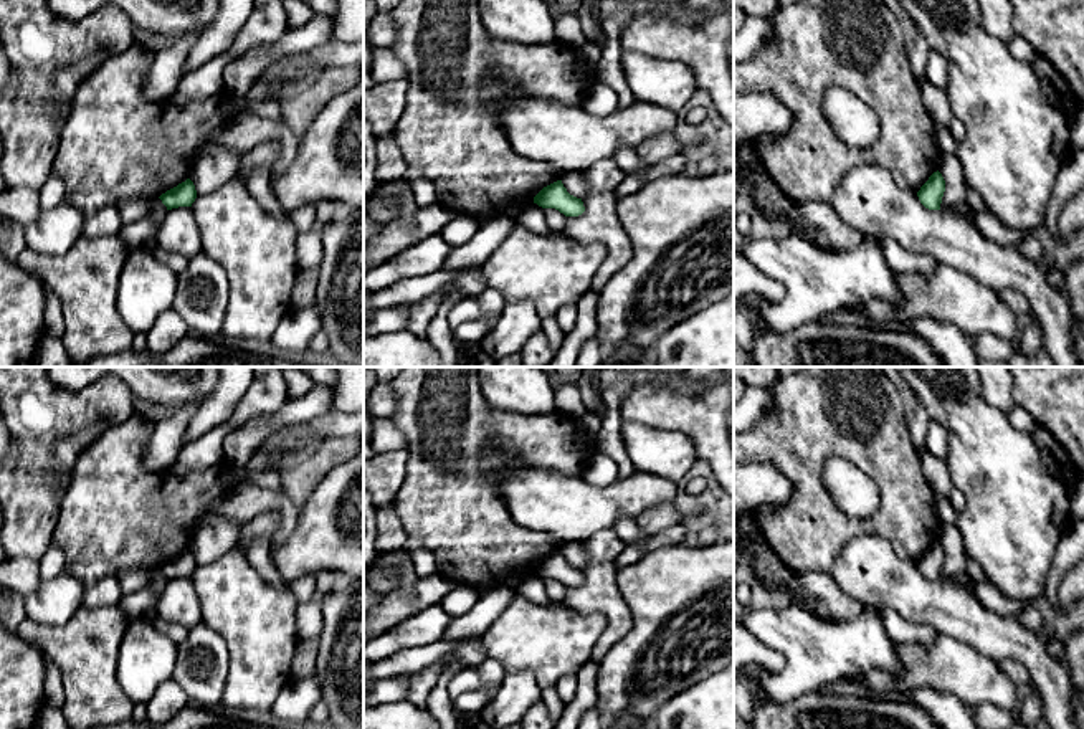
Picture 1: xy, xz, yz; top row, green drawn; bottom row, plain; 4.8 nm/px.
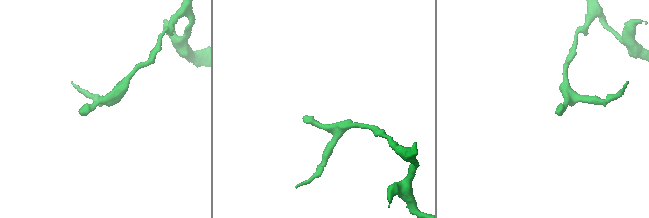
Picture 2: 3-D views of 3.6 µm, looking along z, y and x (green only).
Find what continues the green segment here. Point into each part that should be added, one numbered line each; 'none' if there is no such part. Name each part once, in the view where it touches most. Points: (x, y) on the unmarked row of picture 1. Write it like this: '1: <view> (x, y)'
none

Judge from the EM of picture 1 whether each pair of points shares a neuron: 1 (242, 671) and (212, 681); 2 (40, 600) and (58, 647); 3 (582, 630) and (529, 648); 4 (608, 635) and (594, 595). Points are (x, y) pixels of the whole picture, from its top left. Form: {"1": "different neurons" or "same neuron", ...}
{"1": "different neurons", "2": "different neurons", "3": "same neuron", "4": "same neuron"}

